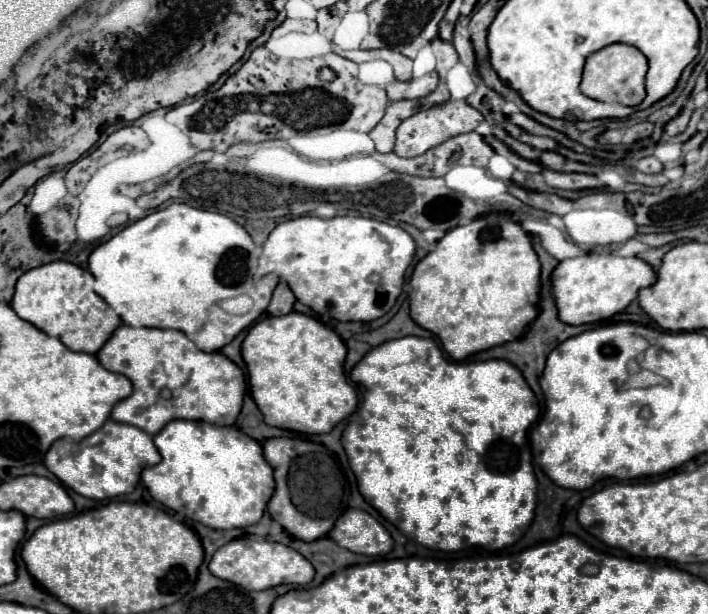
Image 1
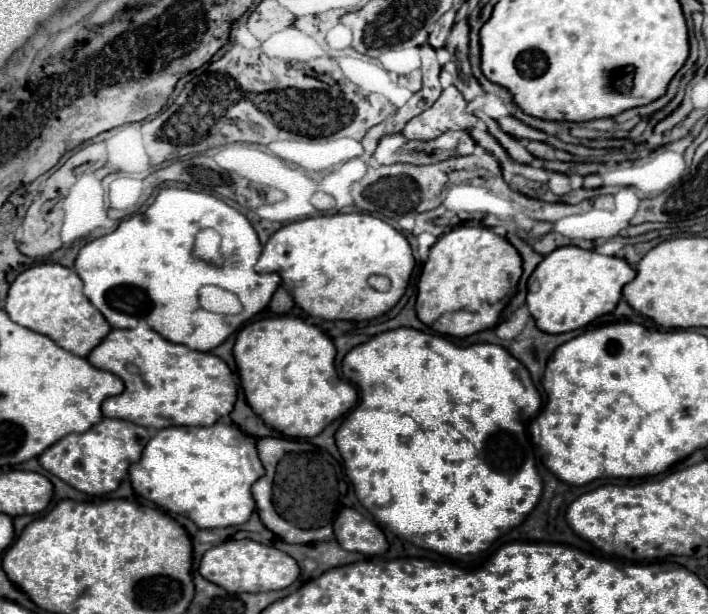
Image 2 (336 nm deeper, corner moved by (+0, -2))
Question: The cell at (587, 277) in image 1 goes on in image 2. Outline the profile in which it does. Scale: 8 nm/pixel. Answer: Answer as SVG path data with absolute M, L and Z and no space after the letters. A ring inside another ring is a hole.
M578 246L556 248L544 256L530 276L526 306L542 332L570 332L604 314L610 314L622 298L622 288L632 282L632 278L636 278L636 270L622 258L602 256L594 250L582 250Z

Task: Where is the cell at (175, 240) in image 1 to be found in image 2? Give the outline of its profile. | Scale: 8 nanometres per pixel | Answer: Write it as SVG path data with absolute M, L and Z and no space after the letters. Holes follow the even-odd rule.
M164 188L144 212L122 220L112 234L88 242L80 250L74 268L84 282L86 298L104 314L112 328L136 328L140 320L146 320L168 342L210 352L244 322L262 312L280 286L280 276L258 274L254 270L260 252L262 246L256 230L236 208L204 192ZM204 228L214 228L222 236L222 242L214 230ZM194 240L194 256L198 258L192 258ZM218 246L220 254L224 254L224 266L200 262L200 258L222 262ZM206 284L236 294L244 312L238 316L220 316L202 310L198 290Z

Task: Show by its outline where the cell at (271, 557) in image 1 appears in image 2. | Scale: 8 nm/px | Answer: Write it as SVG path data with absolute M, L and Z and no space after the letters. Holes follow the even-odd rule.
M232 539L210 548L202 556L200 574L206 580L218 584L220 588L224 588L232 594L240 594L240 592L282 590L300 576L300 568L292 556L276 550L274 546L266 546L266 544L260 544L251 539Z

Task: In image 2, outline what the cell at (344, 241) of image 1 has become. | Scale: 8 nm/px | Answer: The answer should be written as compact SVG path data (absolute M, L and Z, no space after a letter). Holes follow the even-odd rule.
M334 214L334 216L316 216L290 222L282 226L266 242L262 256L258 258L258 272L278 272L284 288L292 294L294 302L308 314L324 320L345 320L360 322L378 318L386 314L402 298L410 274L414 268L414 256L408 240L402 232L394 230L384 220L370 214ZM382 274L392 282L392 290L378 292L368 286L368 276Z

